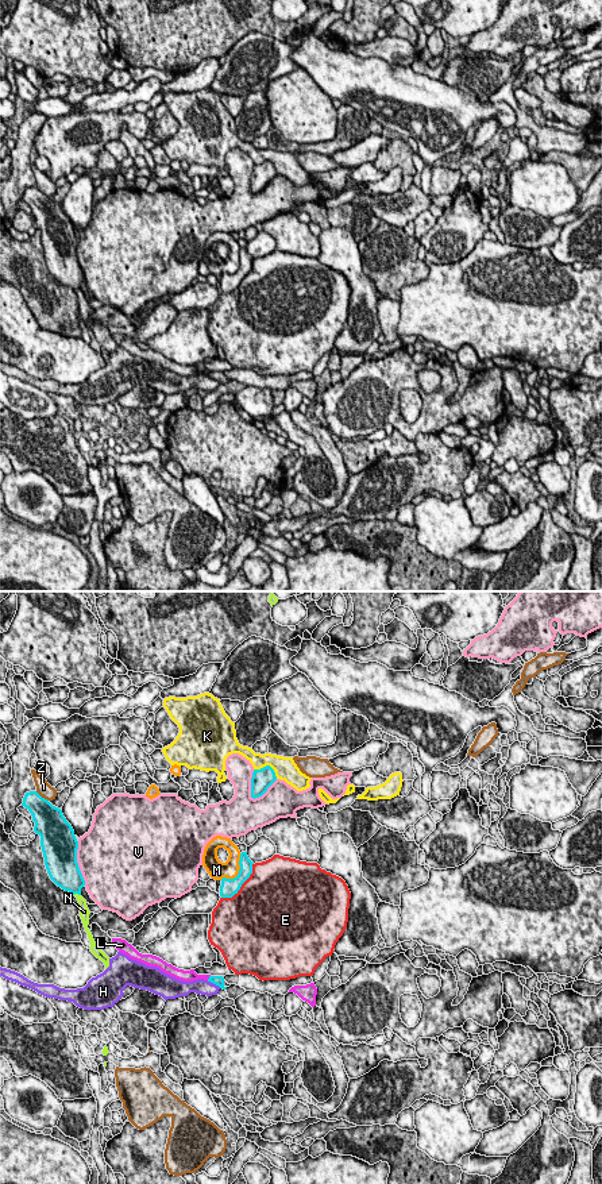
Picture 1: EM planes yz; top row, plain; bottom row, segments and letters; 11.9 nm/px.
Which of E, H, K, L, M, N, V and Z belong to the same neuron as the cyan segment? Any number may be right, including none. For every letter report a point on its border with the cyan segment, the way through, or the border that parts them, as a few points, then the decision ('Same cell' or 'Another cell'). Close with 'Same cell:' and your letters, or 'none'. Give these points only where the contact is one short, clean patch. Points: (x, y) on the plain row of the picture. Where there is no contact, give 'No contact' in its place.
E: Touches cyan at yz (242, 278). Another cell
H: Touches cyan at yz (213, 378). Another cell
K: Touches cyan at yz (267, 161). Another cell
L: Touches cyan at yz (209, 373). Boundary: yz (209, 370), (207, 374). Another cell
M: Touches cyan at yz (239, 267). Another cell
N: Touches cyan at yz (77, 288). Another cell
V: Touches cyan at yz (263, 188). Another cell
Z: Touches cyan at yz (41, 192). Another cell
Same cell: none

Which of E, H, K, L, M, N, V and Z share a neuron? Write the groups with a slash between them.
E / H / K / L / M / N / V / Z

